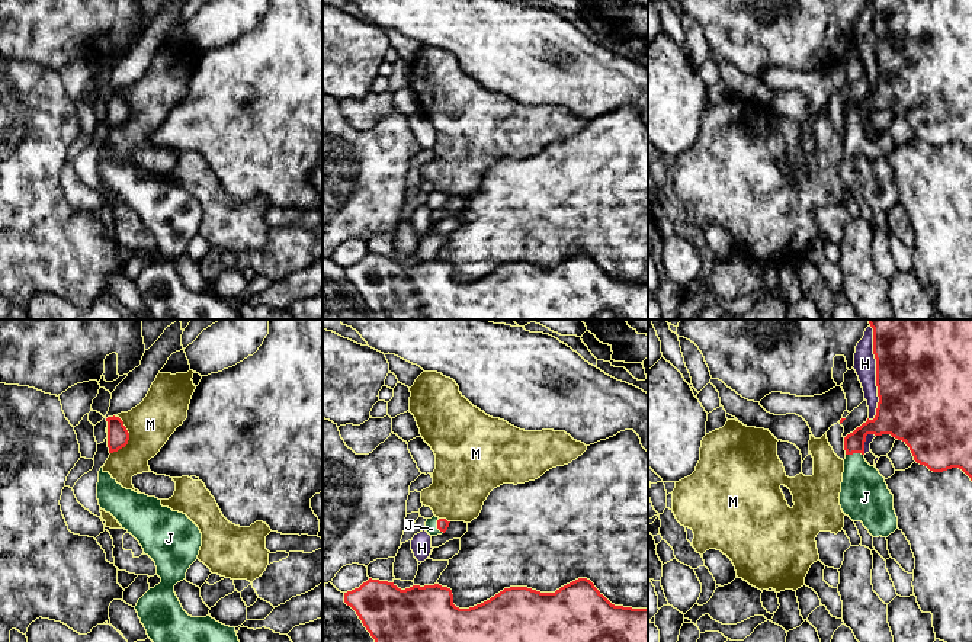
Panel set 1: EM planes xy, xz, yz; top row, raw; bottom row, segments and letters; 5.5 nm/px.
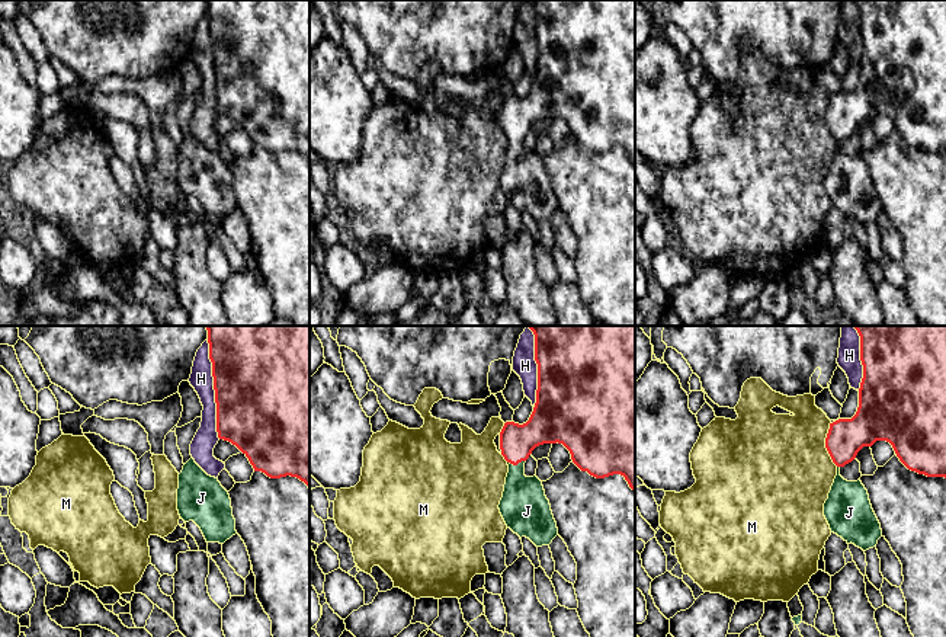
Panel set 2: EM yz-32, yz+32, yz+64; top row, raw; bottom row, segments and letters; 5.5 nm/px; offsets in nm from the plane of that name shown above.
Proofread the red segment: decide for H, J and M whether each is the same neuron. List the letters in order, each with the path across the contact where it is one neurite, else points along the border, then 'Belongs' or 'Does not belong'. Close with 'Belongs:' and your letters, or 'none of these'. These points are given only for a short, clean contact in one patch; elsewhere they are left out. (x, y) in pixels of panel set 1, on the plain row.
H: Does not belong
J: Path across: yz (887, 96), (871, 100), (855, 127), (855, 141), (865, 170). Belongs
M: Does not belong
Belongs: J

